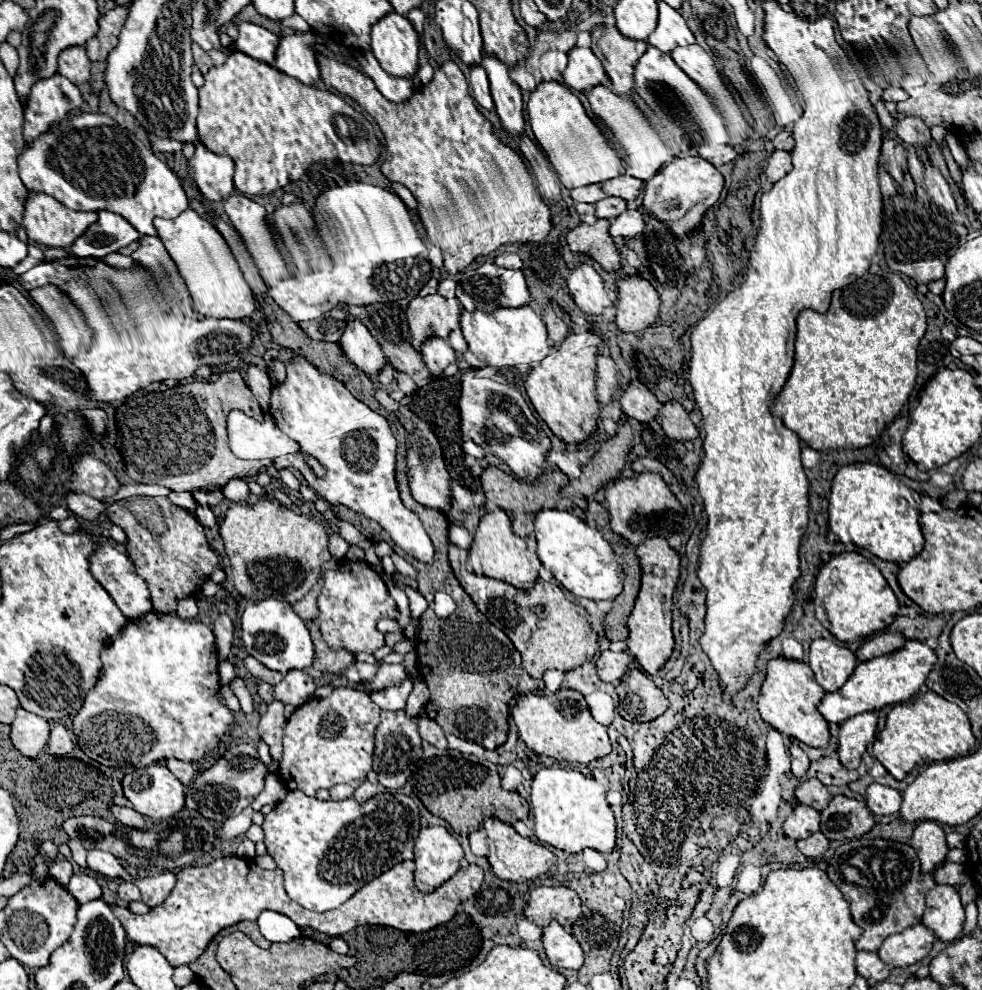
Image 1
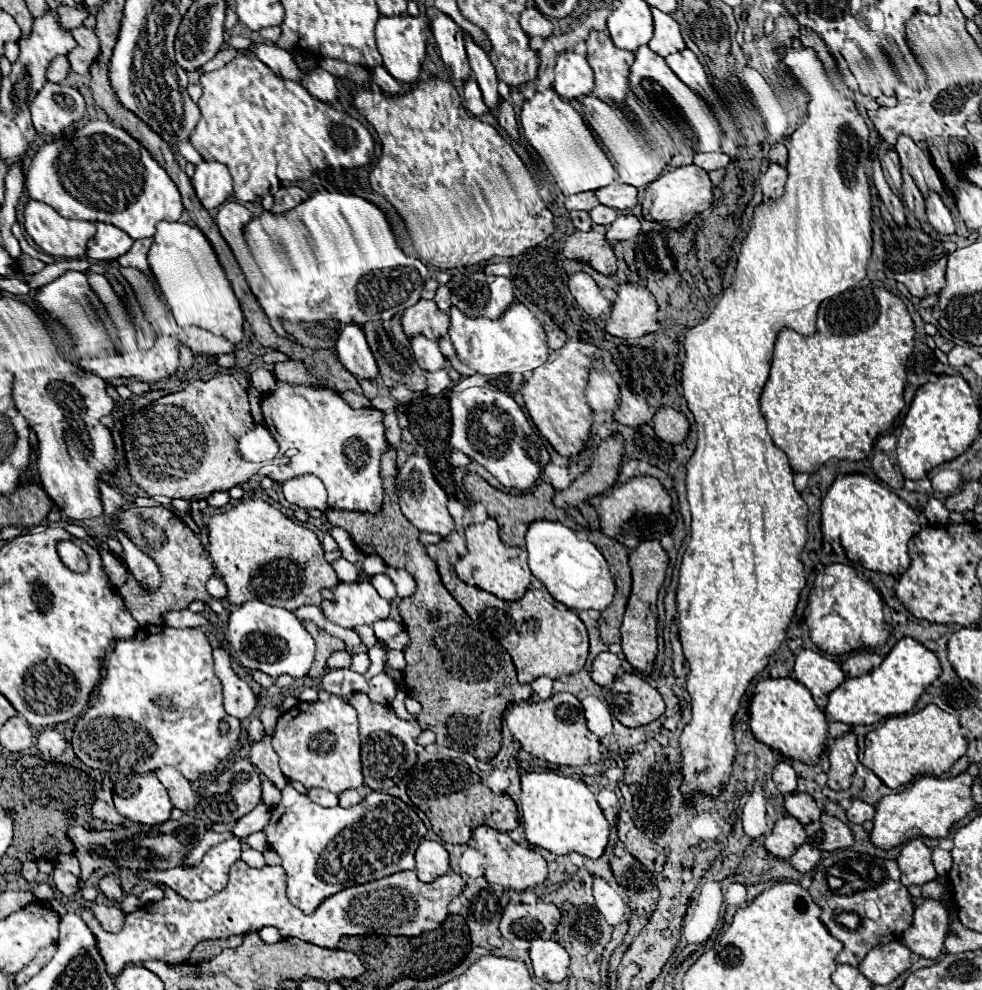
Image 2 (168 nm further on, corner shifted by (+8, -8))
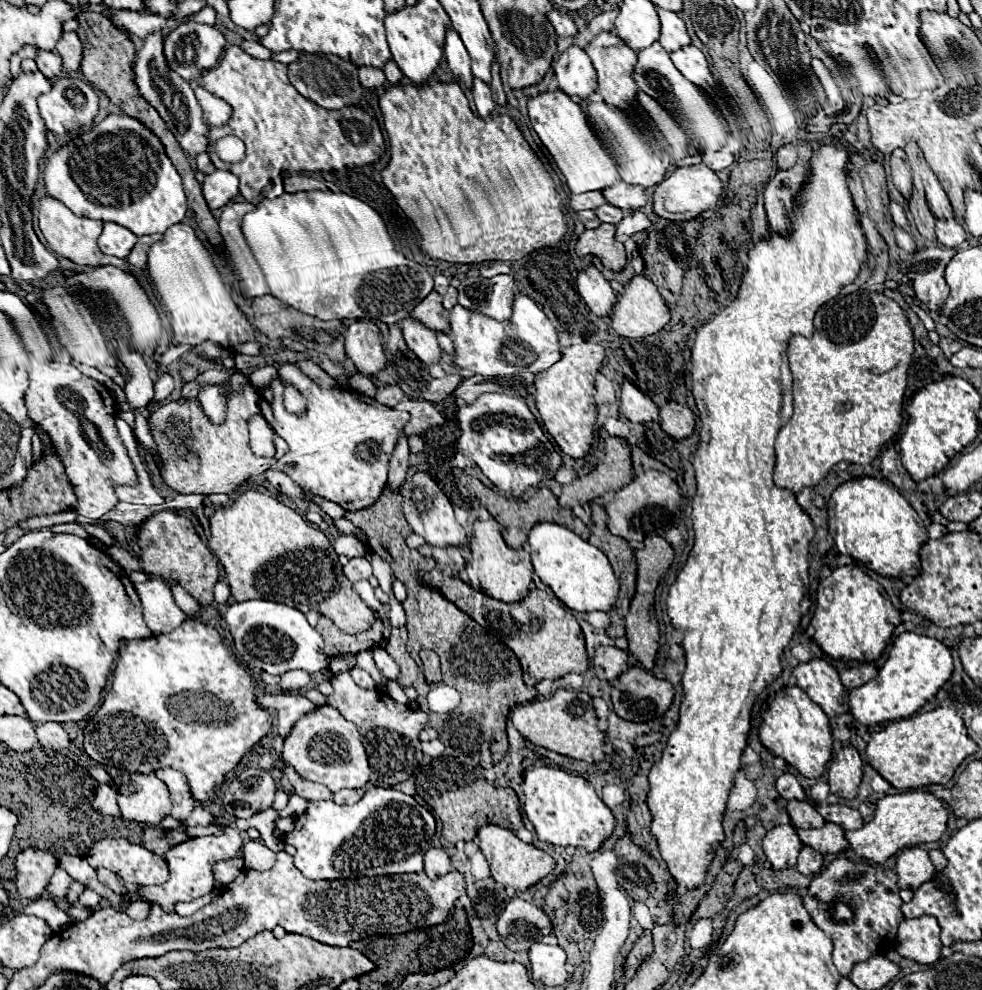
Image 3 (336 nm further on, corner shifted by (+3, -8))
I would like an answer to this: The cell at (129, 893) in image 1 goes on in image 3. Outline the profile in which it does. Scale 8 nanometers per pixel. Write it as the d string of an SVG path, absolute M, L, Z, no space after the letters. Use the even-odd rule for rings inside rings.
M99 868L99 870L97 870L97 876L99 876L99 880L101 880L109 890L113 890L115 894L123 894L123 882L121 882L119 876L115 876L111 870Z

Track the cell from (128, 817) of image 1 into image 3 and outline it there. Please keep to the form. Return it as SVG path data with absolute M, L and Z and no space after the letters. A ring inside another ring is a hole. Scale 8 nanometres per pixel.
M99 786L93 808L105 816L121 816L119 806L117 806L117 790L113 786Z

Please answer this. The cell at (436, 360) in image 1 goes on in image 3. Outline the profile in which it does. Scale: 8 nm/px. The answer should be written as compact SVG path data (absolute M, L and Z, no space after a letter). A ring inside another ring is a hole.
M405 318L401 322L403 338L407 346L417 354L417 358L423 364L439 364L441 362L441 348L437 344L437 334L429 328L425 328L421 322L413 318Z

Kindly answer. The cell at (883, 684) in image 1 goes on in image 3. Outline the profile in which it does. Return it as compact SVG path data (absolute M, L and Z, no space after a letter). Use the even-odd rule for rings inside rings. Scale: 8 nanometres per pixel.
M903 632L895 638L889 650L889 658L879 670L877 678L849 692L849 710L863 726L877 726L889 720L909 718L937 694L937 690L949 680L951 674L953 658L943 642L919 636L915 632Z

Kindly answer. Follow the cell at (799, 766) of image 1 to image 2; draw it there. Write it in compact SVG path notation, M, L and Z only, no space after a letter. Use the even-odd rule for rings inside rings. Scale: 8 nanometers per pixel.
M780 760L776 766L774 766L774 772L772 772L772 780L776 784L776 788L782 792L782 794L792 794L796 792L796 772L794 768L786 762L786 760Z

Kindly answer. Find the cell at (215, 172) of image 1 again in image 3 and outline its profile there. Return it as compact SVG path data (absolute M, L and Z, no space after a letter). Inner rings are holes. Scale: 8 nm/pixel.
M215 170L203 180L203 196L211 210L225 206L239 194L239 178L229 170Z

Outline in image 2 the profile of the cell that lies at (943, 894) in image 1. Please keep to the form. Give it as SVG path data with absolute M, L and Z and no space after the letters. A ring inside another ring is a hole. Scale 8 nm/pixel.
M922 900L914 910L914 920L900 936L914 954L922 958L938 958L944 950L948 930L948 910L938 900Z

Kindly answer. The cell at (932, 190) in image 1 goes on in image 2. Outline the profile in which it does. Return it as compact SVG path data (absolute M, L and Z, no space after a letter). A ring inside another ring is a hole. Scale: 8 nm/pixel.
M930 192L926 196L926 214L928 214L930 226L938 234L954 234L956 232L956 226L954 226L954 220L952 220L950 210L942 202L942 198L938 194L934 194L934 192Z

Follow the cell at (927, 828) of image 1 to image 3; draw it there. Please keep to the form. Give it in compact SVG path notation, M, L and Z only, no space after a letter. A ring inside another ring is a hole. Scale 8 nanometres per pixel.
M911 846L905 848L897 854L897 866L895 866L897 874L899 874L899 888L909 888L909 890L901 890L901 900L909 902L913 898L915 888L919 888L923 882L931 880L935 876L935 866L929 860L929 852L919 848L919 846Z

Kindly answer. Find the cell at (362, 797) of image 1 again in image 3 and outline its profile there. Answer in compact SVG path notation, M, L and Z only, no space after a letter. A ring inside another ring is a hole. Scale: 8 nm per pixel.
M345 788L345 790L335 792L333 800L337 804L357 804L361 800L361 796L363 796L363 790L349 790L349 788Z

